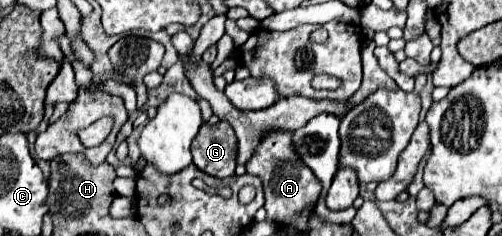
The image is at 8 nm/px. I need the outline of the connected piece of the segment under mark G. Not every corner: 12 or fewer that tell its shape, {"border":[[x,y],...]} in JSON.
{"border":[[226,121],[204,123],[192,141],[194,165],[234,175],[236,135]]}

